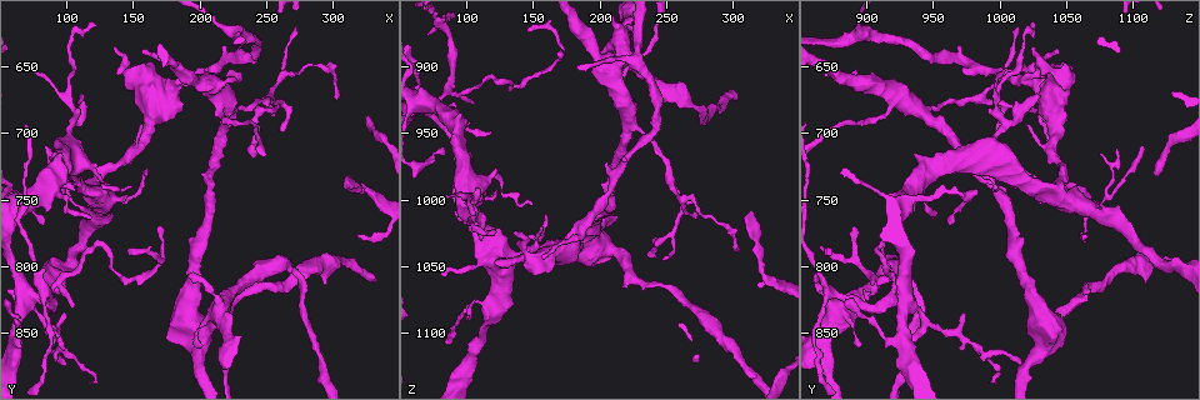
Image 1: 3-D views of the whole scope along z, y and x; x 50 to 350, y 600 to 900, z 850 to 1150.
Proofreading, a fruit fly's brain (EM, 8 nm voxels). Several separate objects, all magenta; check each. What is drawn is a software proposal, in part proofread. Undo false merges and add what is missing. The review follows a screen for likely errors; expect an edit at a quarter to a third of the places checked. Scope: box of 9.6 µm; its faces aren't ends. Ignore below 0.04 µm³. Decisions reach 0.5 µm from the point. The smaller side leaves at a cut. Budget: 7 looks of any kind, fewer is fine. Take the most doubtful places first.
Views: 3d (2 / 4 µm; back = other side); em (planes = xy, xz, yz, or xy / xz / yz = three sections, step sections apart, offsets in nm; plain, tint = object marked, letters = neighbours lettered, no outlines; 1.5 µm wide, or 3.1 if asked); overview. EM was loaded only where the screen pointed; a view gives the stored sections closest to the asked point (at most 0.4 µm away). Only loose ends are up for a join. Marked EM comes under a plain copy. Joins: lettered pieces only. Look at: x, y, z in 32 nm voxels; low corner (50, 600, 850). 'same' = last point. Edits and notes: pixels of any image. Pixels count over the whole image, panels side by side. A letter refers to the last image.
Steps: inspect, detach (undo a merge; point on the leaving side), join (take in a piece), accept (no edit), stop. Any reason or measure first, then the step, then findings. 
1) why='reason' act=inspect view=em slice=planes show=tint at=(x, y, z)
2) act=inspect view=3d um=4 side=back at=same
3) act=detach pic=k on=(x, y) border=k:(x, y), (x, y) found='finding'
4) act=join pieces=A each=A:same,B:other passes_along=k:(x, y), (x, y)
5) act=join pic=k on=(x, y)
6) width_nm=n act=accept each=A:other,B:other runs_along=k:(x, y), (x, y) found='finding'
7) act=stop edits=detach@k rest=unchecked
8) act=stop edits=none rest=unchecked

why='thin end' act=inspect view=3d um=2 at=(102, 830, 926)

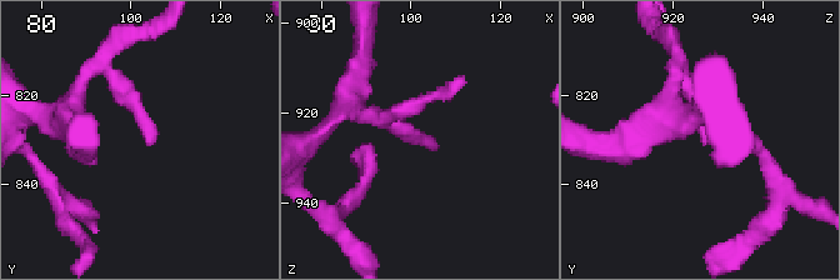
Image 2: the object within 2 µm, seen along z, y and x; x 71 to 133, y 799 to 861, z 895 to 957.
why='shape alone is not enough' act=inspect view=em slice=xz step=4 show=letters at=(103, 831, 928)

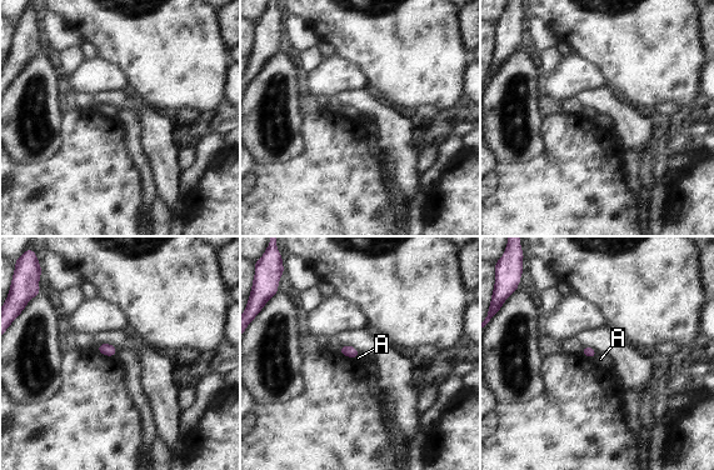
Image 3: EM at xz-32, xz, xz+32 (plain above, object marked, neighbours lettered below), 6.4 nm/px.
width_nm=70 act=accept each=A:other border=3:(597, 353), (594, 358) found='no lettered piece goes on from it'

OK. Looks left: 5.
why='end of a long branch' act=inspect view=em slice=yz step=4 show=tint at=(84, 764, 966)

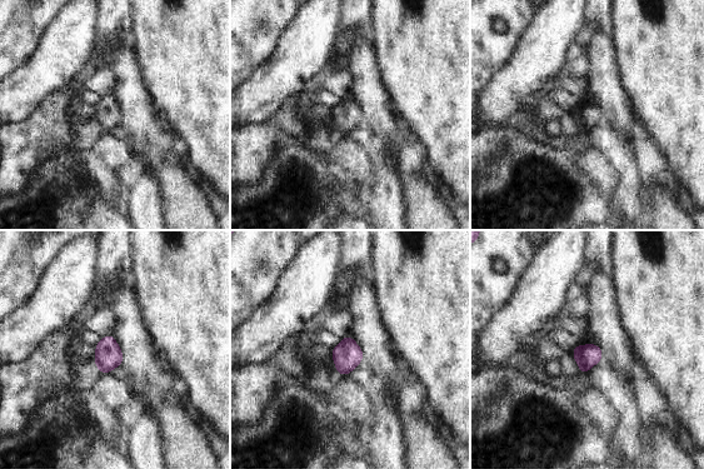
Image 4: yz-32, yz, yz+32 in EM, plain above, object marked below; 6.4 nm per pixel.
act=inspect view=em slice=planes show=letters at=same

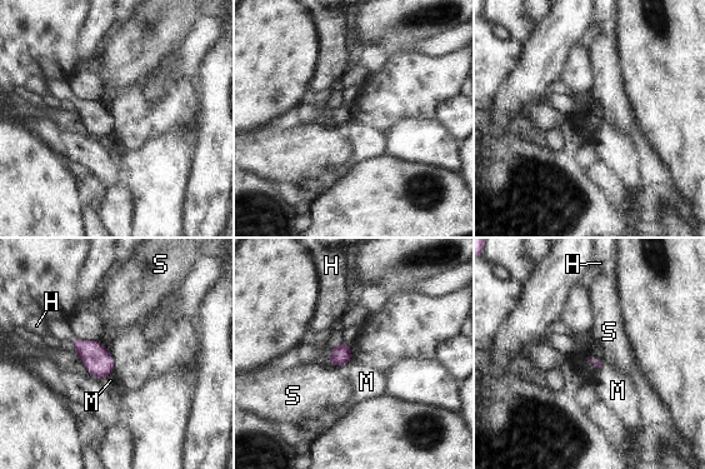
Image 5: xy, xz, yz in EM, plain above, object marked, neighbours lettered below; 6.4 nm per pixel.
act=accept each=H:other,M:other,S:other border=5:(99, 343), (105, 347) found='no lettered piece goes on from it'

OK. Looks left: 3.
why='free end' act=inspect view=em slice=xy step=8 show=tint at=(120, 620, 1026)

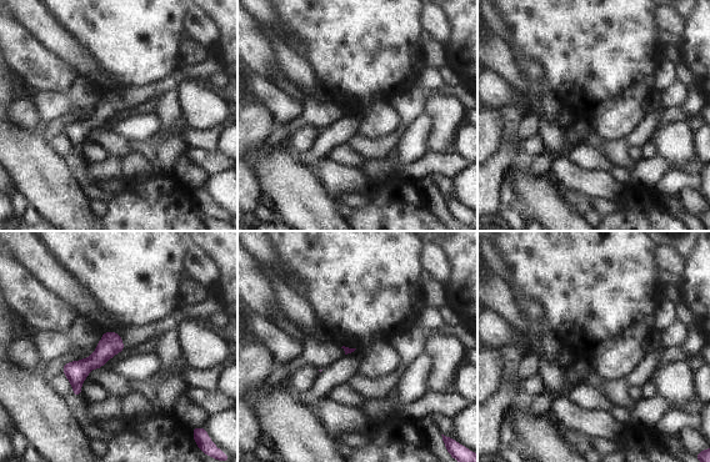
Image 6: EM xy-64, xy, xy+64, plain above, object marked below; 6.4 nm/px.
act=inspect view=em slice=planes show=letters at=same

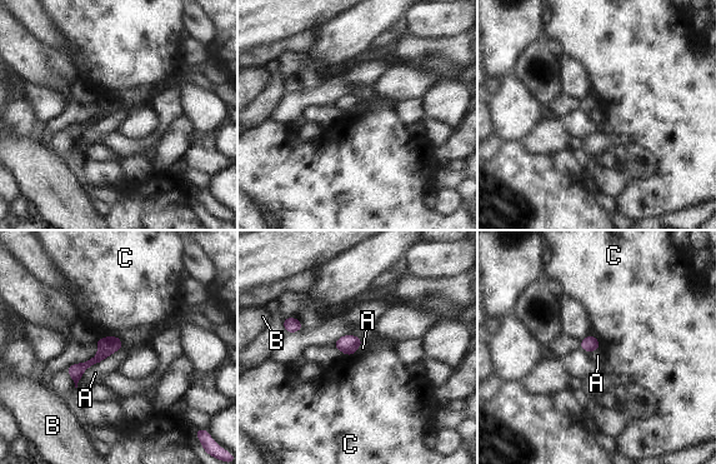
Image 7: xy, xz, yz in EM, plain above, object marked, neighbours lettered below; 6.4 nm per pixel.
act=accept each=A:other,B:other,C:other runs_along=7:(118, 342), (86, 364), (75, 378) found='no lettered piece goes on from it'

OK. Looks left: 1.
act=stop edits=none rest=unchecked

